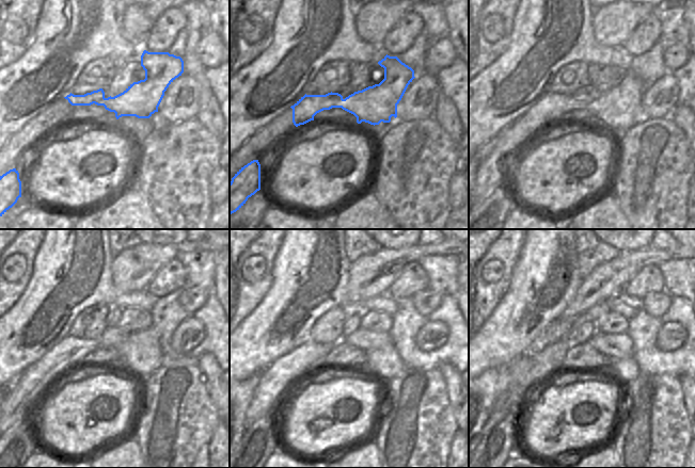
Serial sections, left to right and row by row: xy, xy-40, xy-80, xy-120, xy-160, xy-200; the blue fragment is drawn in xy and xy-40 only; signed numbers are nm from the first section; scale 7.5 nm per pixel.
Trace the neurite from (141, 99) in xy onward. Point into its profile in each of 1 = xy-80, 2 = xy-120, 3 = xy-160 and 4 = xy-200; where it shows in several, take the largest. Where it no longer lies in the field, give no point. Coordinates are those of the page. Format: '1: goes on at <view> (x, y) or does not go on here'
1: goes on at xy-80 (619, 103)
2: goes on at xy-120 (37, 376)
3: goes on at xy-160 (273, 382)
4: goes on at xy-200 (525, 366)

